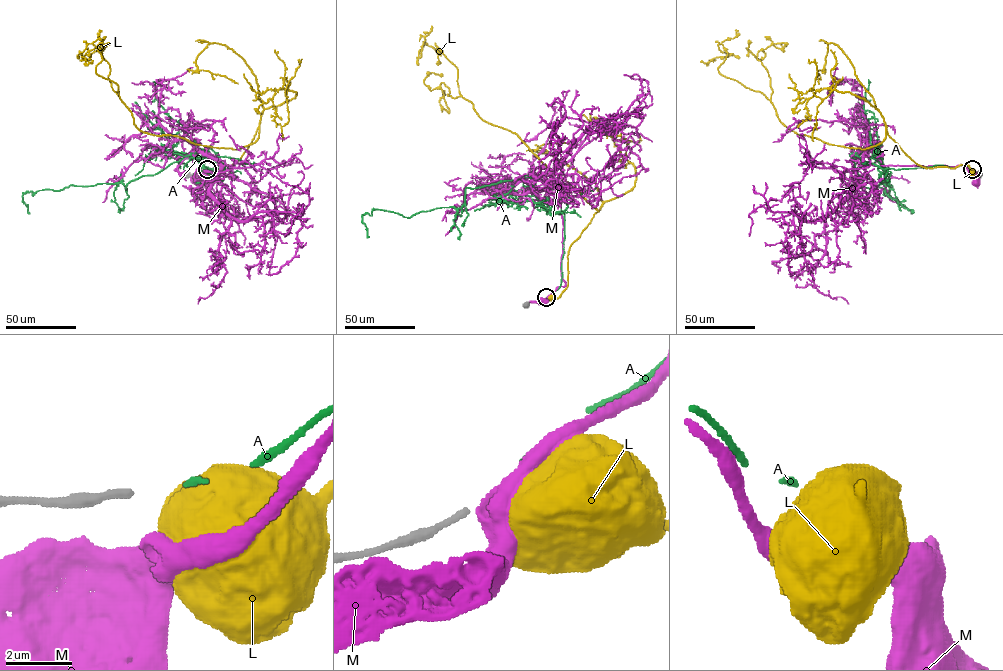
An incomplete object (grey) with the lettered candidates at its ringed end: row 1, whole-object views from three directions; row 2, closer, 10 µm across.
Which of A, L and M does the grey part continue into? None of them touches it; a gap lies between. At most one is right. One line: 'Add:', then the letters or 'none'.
Add: A

